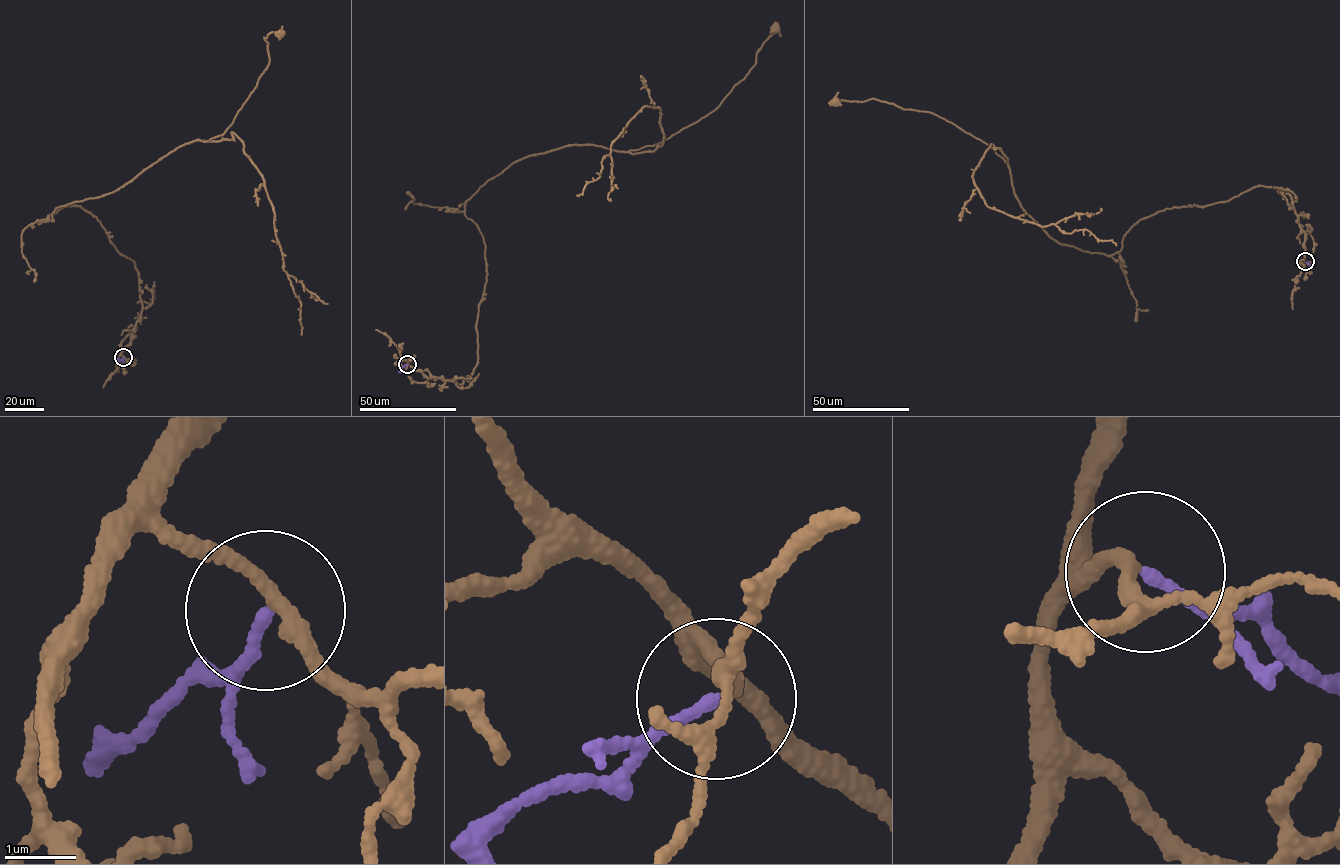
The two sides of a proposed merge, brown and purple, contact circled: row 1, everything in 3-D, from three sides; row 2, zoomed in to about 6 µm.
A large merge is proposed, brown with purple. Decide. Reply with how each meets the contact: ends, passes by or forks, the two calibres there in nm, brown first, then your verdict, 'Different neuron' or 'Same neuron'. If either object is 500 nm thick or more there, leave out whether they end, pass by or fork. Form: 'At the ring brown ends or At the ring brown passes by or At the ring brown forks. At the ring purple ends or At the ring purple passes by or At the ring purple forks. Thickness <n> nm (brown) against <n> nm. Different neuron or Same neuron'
At the ring brown passes by. At the ring purple ends. Thickness 190 nm (brown) against 160 nm. Same neuron

